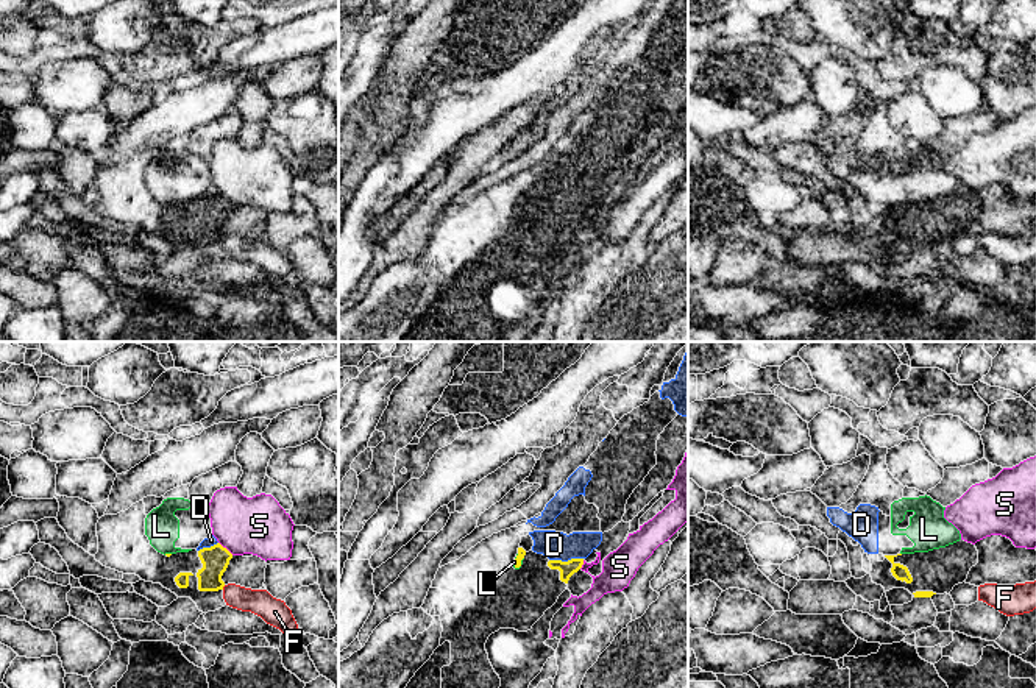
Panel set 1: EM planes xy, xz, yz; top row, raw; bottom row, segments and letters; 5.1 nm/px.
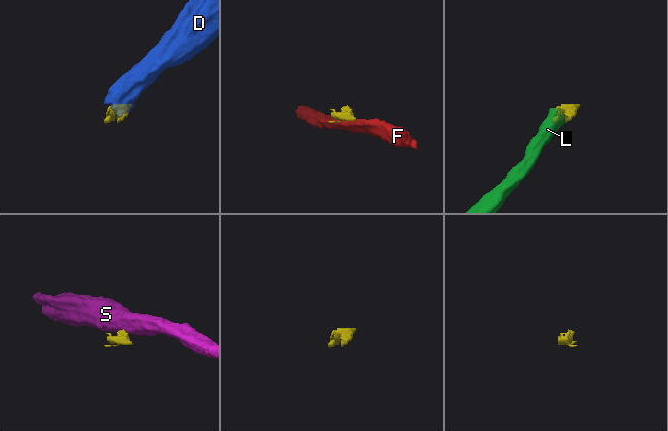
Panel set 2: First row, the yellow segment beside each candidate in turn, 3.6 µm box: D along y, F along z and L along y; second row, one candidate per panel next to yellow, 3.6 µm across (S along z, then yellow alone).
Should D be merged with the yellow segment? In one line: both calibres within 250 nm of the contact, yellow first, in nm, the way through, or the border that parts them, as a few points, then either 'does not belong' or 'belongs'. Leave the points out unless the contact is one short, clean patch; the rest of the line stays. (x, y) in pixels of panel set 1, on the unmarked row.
calibres 80 and 140 nm; border xz (582, 208), (549, 211); does not belong

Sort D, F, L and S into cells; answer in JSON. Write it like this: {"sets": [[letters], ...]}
{"sets": [["D", "L"], ["F"], ["S"]]}

